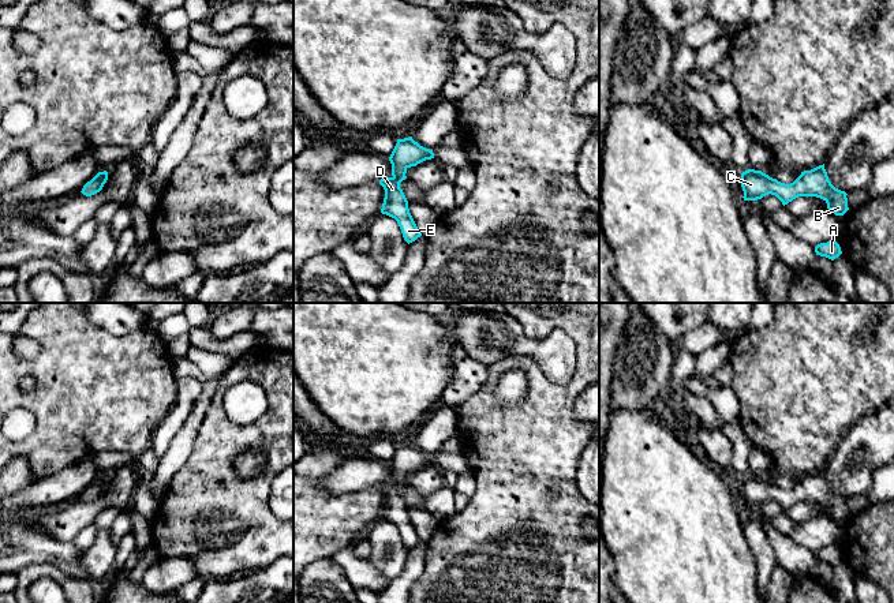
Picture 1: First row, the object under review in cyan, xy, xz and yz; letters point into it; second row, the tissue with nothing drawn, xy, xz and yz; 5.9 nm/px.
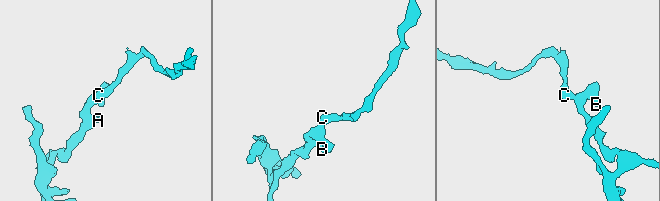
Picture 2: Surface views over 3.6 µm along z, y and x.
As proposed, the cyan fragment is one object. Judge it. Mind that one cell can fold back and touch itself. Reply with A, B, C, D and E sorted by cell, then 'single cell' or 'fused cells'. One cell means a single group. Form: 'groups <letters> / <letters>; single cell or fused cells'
groups A B C D E; single cell

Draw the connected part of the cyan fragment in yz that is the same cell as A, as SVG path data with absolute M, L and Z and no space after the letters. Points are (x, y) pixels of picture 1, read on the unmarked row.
M837 547L820 548L815 553L815 558L816 561L826 562L831 566L842 559L841 553Z

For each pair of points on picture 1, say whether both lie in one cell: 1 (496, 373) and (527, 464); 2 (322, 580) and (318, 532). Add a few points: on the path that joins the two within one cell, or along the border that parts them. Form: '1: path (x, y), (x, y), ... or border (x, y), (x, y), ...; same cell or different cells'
1: path (487, 396), (487, 424), (504, 441); same cell
2: border (330, 557), (314, 560), (307, 566); different cells

